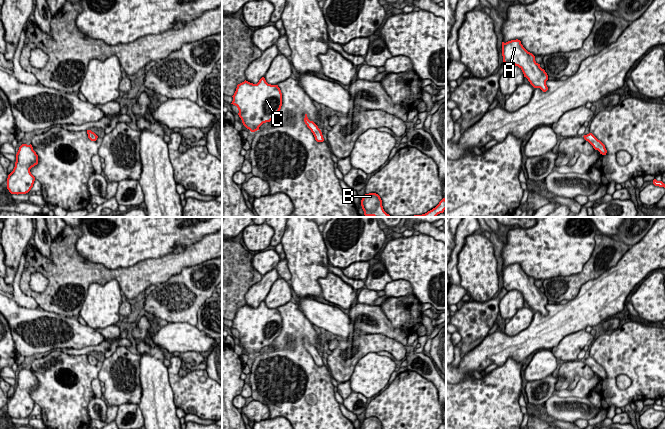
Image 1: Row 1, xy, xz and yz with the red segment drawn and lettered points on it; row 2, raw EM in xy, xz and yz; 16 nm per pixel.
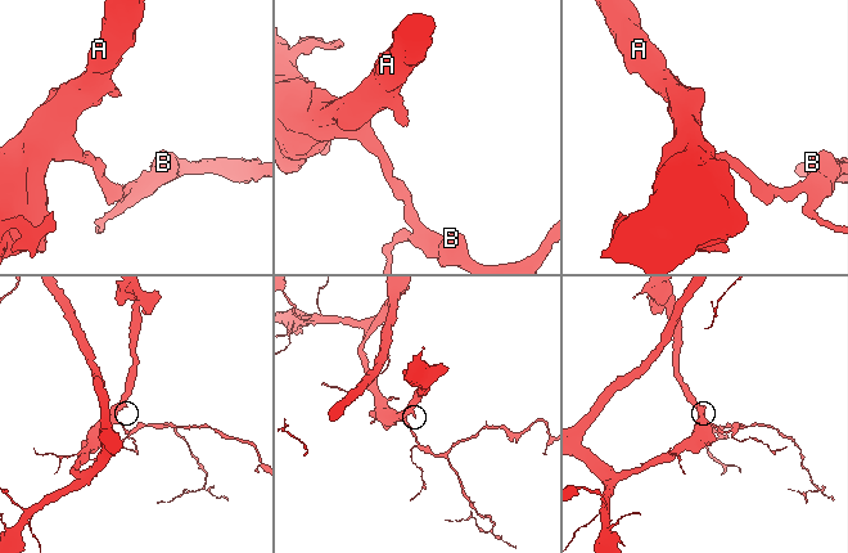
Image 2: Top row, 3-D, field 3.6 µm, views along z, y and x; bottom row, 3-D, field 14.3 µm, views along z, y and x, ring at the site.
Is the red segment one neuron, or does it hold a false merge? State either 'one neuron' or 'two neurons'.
one neuron

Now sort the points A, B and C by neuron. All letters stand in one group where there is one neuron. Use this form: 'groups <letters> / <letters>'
groups A B C

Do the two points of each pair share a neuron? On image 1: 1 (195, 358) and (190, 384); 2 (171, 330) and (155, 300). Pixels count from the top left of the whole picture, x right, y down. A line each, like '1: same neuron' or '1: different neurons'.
1: different neurons
2: different neurons

